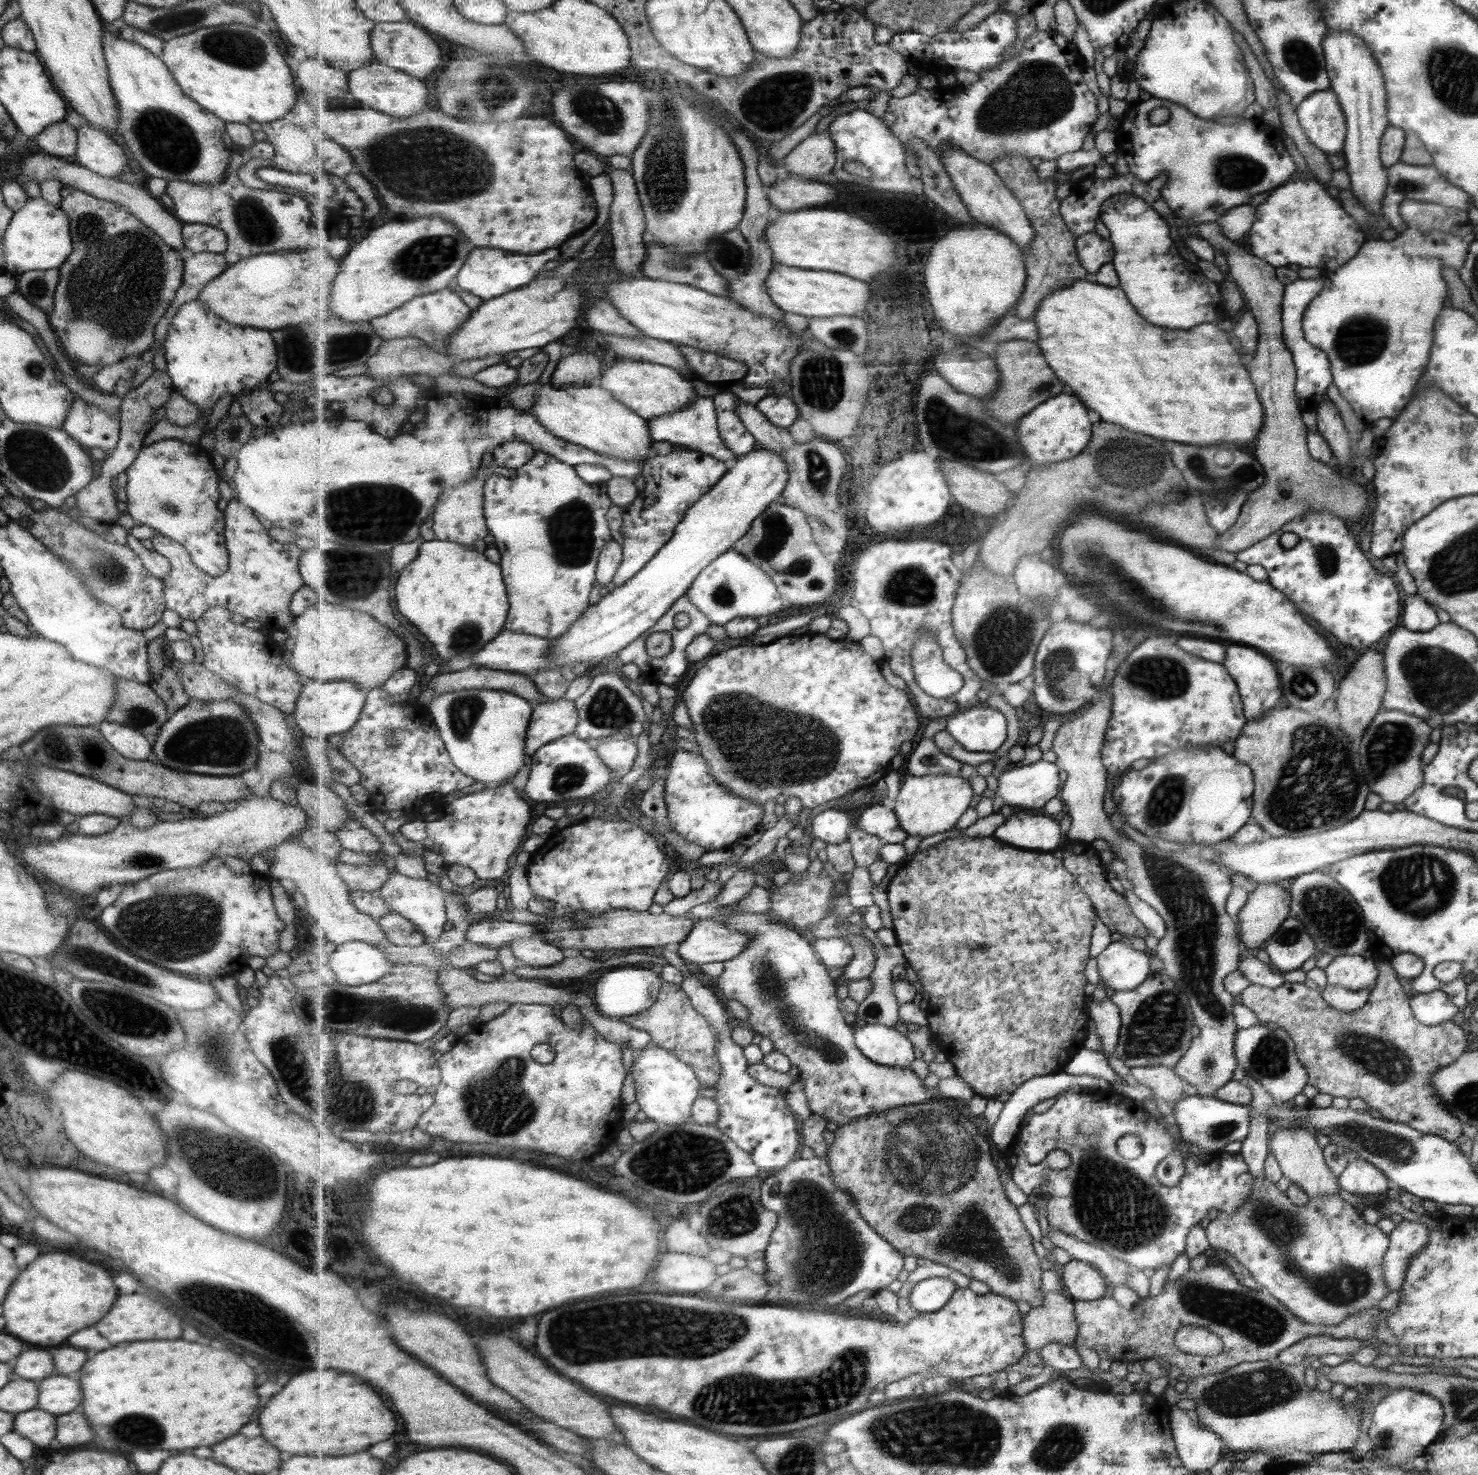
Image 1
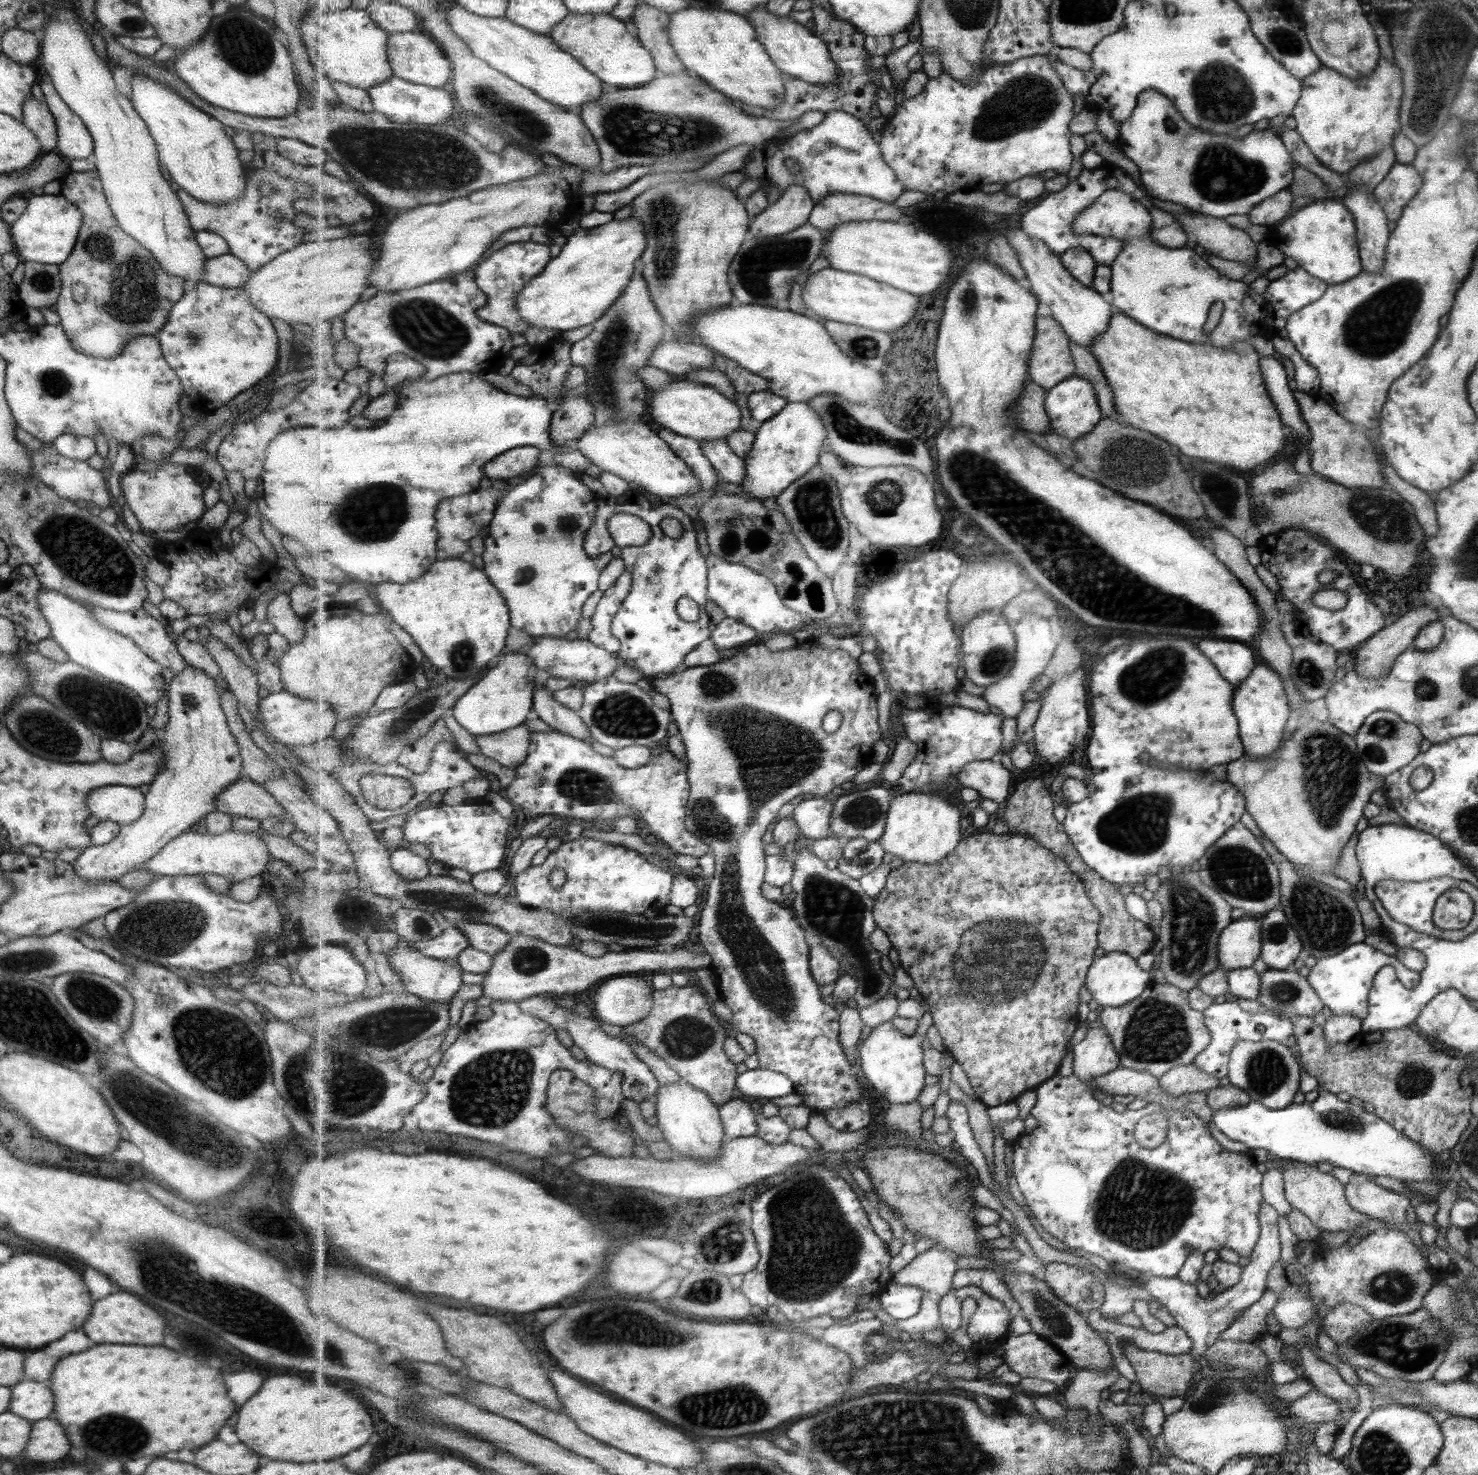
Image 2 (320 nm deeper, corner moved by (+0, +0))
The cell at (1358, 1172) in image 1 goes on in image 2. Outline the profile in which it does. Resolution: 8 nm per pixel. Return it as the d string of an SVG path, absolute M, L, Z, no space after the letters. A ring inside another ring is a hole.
M1370 1180L1360 1184L1347 1182L1345 1196L1347 1203L1360 1214L1383 1223L1406 1224L1413 1230L1419 1230L1415 1226L1418 1222L1413 1212L1415 1207L1412 1208L1409 1204L1410 1197L1395 1194Z

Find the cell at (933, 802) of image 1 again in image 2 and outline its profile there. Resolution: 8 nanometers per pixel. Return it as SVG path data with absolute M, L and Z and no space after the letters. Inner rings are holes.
M929 792L901 794L892 799L887 815L886 832L879 841L883 849L904 862L935 864L950 857L963 838L961 810Z

